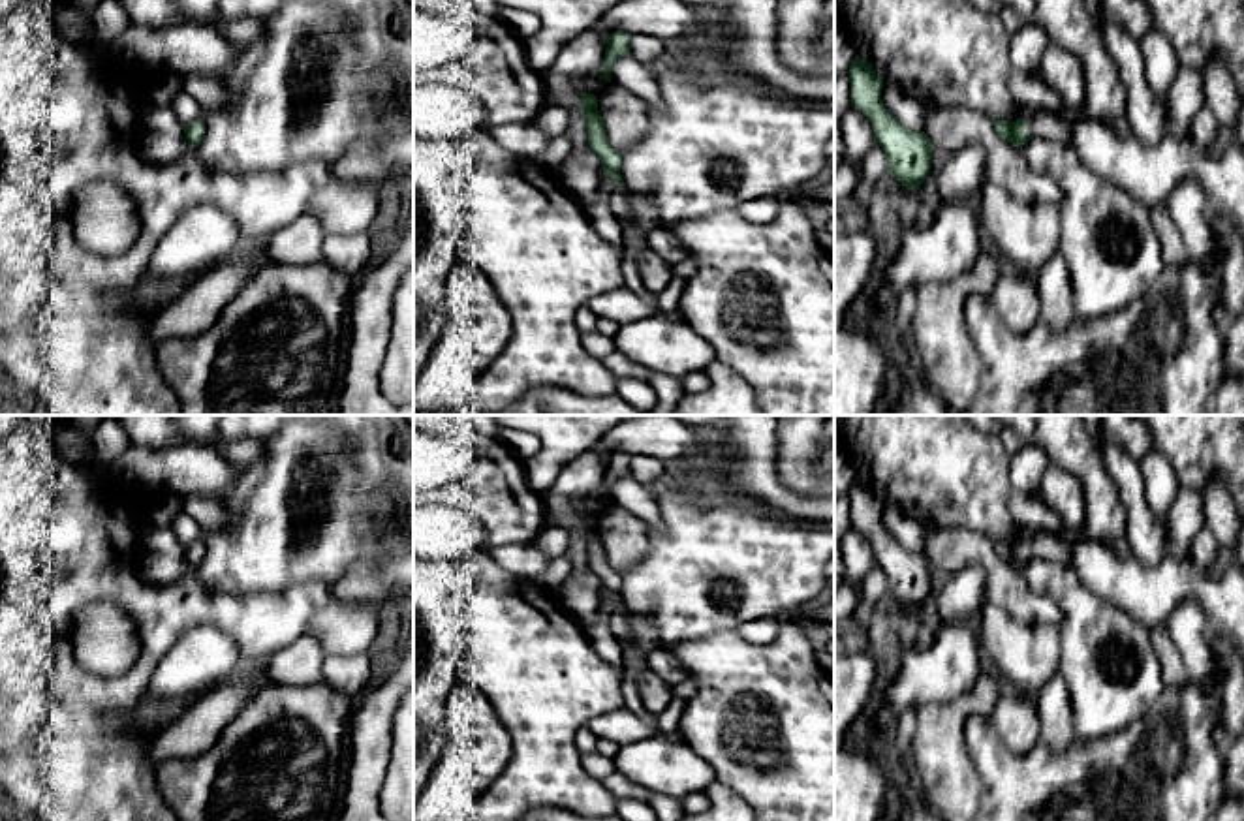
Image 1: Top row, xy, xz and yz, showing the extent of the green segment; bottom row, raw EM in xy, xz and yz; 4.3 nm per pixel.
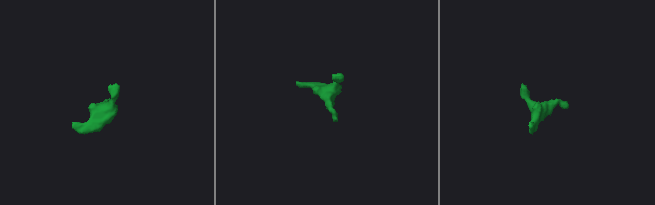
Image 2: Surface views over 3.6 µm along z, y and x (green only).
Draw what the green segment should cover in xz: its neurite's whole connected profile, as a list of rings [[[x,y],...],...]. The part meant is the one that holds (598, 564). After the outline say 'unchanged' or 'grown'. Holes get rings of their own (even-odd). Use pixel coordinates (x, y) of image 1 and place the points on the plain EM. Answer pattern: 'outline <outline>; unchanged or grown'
outline [[[584,513],[579,528],[584,532],[588,567],[599,577],[601,584],[616,605],[613,612],[613,631],[626,652],[630,648],[631,633],[628,624],[628,611],[624,609],[624,601],[620,596],[622,573],[614,571],[607,562],[605,543],[598,532],[598,517]]]; grown

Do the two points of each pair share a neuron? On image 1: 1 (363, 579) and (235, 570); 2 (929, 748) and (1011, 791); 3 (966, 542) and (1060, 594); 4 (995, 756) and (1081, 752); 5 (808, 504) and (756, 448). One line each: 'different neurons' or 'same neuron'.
1: different neurons
2: different neurons
3: different neurons
4: same neuron
5: same neuron

